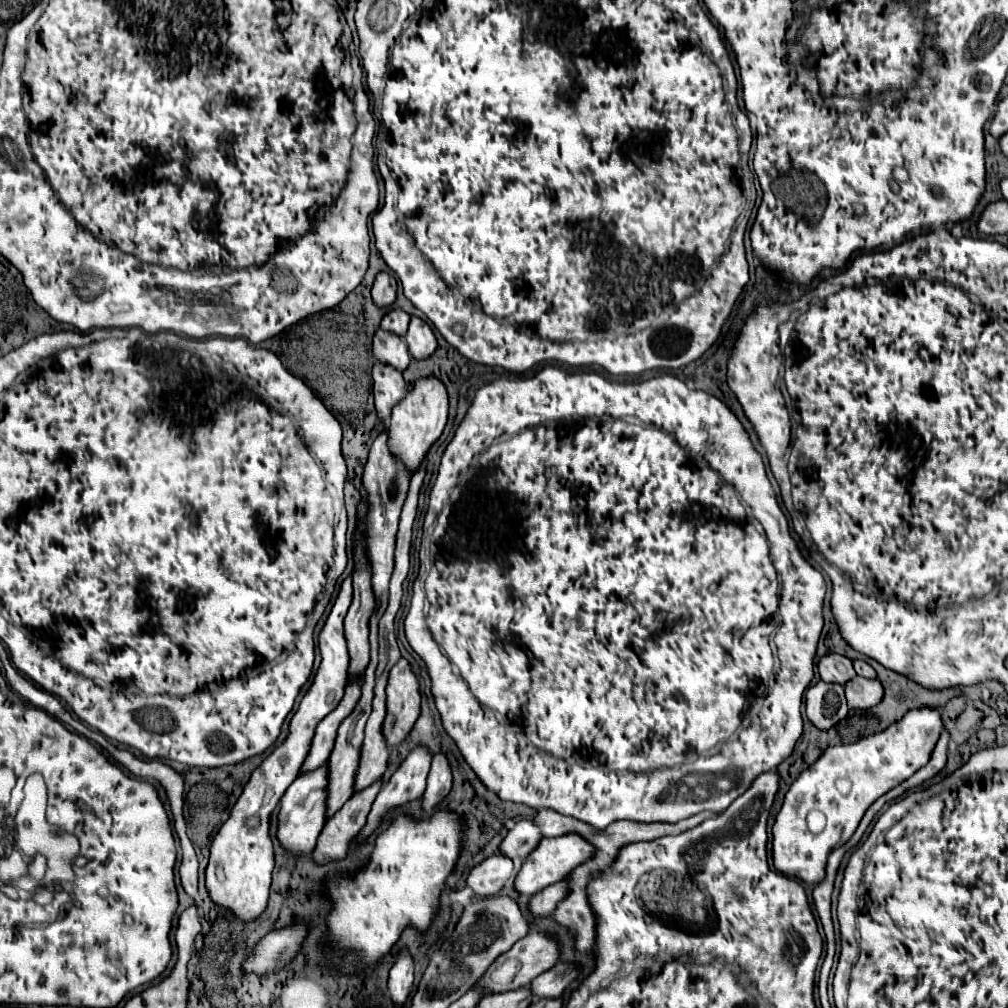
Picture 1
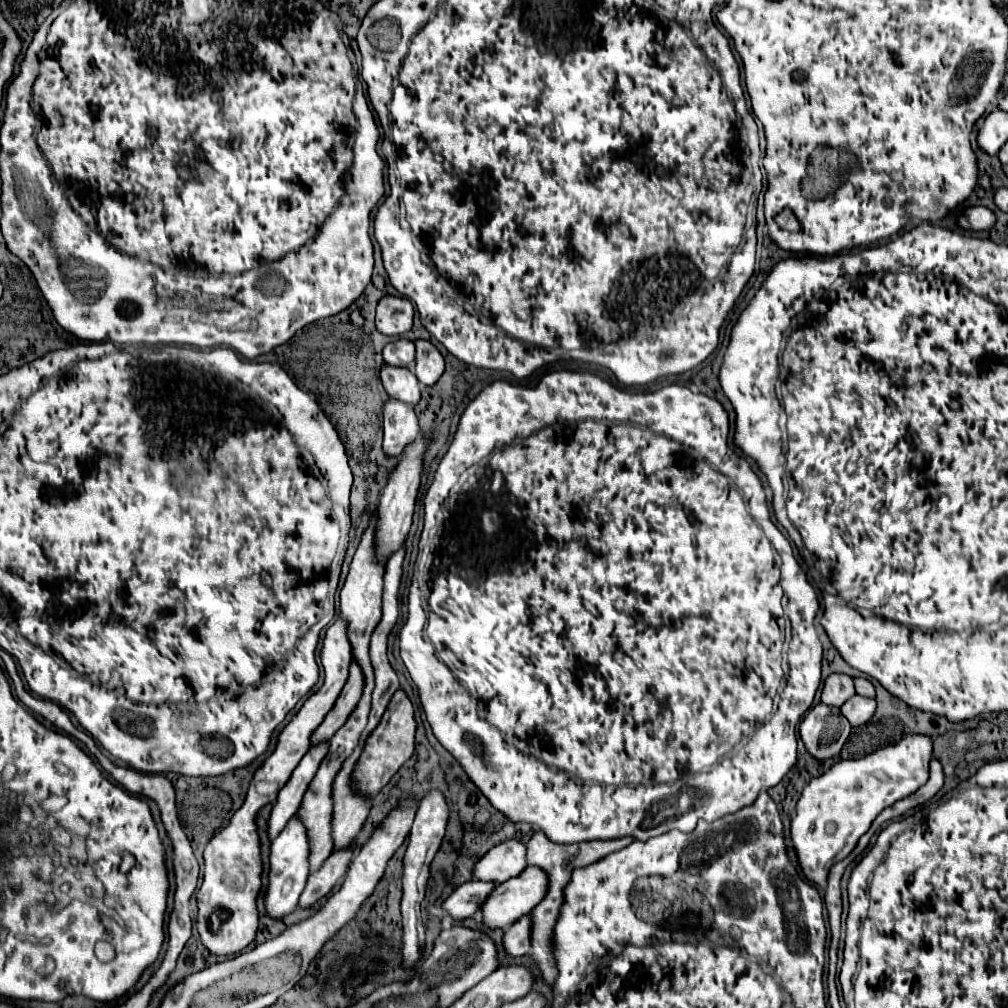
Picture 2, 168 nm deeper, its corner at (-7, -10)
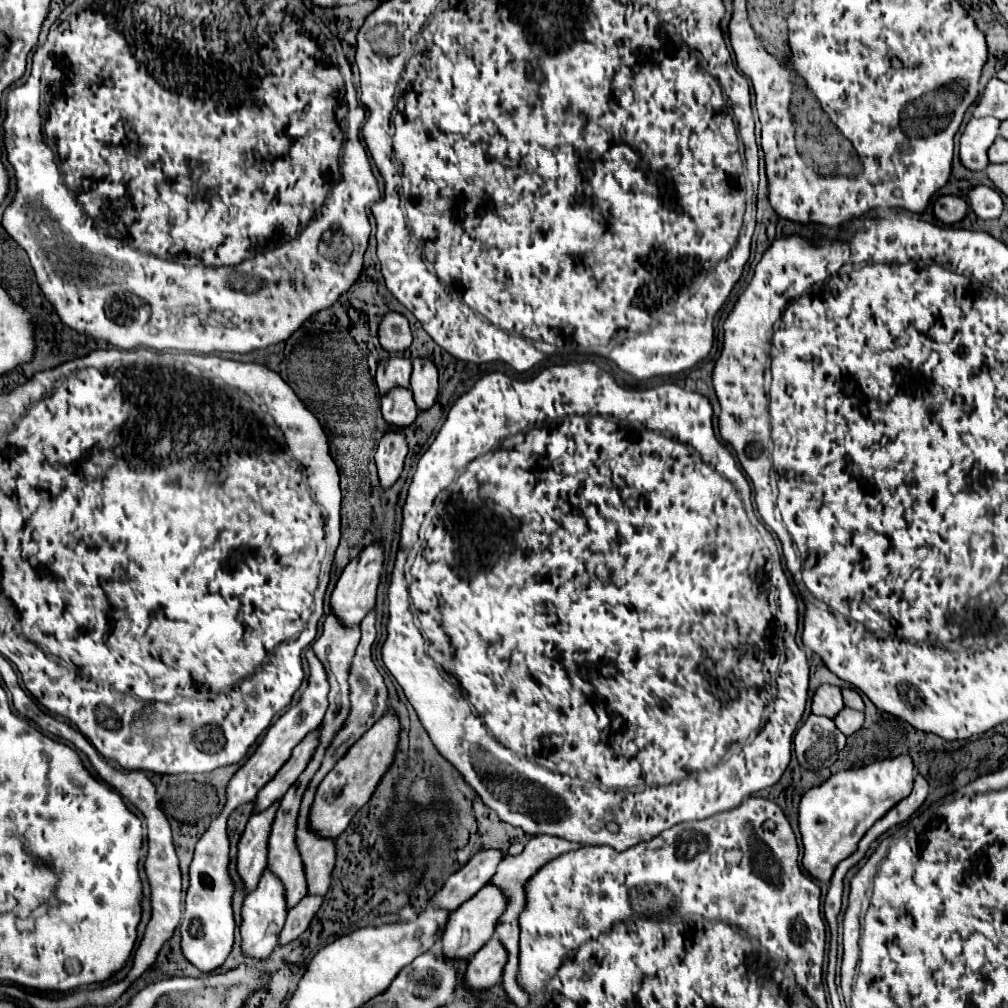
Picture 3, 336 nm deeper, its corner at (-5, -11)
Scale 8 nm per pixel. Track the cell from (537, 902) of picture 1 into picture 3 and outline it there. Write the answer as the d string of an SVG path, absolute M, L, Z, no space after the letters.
M496 938L488 940L488 944L484 944L484 948L480 948L470 958L468 970L464 974L466 986L474 992L492 988L496 982L500 982L506 962L508 962L508 952L502 946L502 942Z

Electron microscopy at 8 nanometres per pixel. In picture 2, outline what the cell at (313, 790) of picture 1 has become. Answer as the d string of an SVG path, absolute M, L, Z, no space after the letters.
M292 817L284 831L270 845L270 871L268 871L268 887L264 893L264 909L272 919L284 919L290 915L298 903L300 893L304 891L308 879L308 837L304 825Z

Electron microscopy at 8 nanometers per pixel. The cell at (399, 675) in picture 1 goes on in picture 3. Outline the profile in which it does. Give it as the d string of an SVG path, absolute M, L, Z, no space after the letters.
M390 708L344 756L344 760L340 760L340 764L336 764L332 768L332 772L328 772L328 776L322 780L318 792L316 792L316 800L310 812L310 824L314 832L320 832L322 836L338 836L342 834L350 820L354 818L354 814L372 798L376 786L380 784L382 776L388 772L388 768L394 762L396 750L398 750L398 738L400 738L400 720L394 712L394 708Z

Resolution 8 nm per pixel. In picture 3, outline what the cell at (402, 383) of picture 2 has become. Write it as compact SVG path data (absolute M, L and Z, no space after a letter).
M396 386L390 392L386 392L382 396L382 414L390 426L396 428L410 426L418 414L418 406L412 398L412 390Z

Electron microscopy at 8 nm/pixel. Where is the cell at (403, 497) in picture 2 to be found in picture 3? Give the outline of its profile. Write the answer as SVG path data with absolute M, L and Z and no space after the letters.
M372 542L354 560L350 560L350 564L342 570L340 580L338 580L338 584L332 592L330 604L332 604L332 610L338 616L342 616L348 624L358 624L374 608L382 568L384 568L384 544L382 542Z

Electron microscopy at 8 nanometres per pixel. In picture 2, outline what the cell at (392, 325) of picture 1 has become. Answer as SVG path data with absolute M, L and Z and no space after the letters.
M408 339L392 341L384 347L384 363L392 367L412 367L414 365L414 343Z

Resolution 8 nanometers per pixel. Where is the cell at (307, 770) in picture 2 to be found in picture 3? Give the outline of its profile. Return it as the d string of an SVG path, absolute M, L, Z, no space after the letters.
M276 800L272 806L268 806L262 812L256 812L240 838L238 844L238 872L246 884L246 892L252 892L256 888L262 870L268 862L268 838L272 830L274 816L280 808L280 800Z

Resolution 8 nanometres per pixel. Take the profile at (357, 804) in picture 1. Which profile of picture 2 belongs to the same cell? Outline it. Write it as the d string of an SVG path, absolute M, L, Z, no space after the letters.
M354 845L348 847L346 851L332 853L332 855L324 861L322 869L320 869L318 873L310 875L310 879L308 879L308 883L306 883L306 889L302 891L300 901L298 901L298 905L300 905L302 909L308 909L308 907L312 907L316 901L320 901L322 897L326 897L326 895L332 891L332 887L334 887L338 881L344 879L346 871L348 871L348 865L350 865L350 859L352 859L352 849L354 849Z

